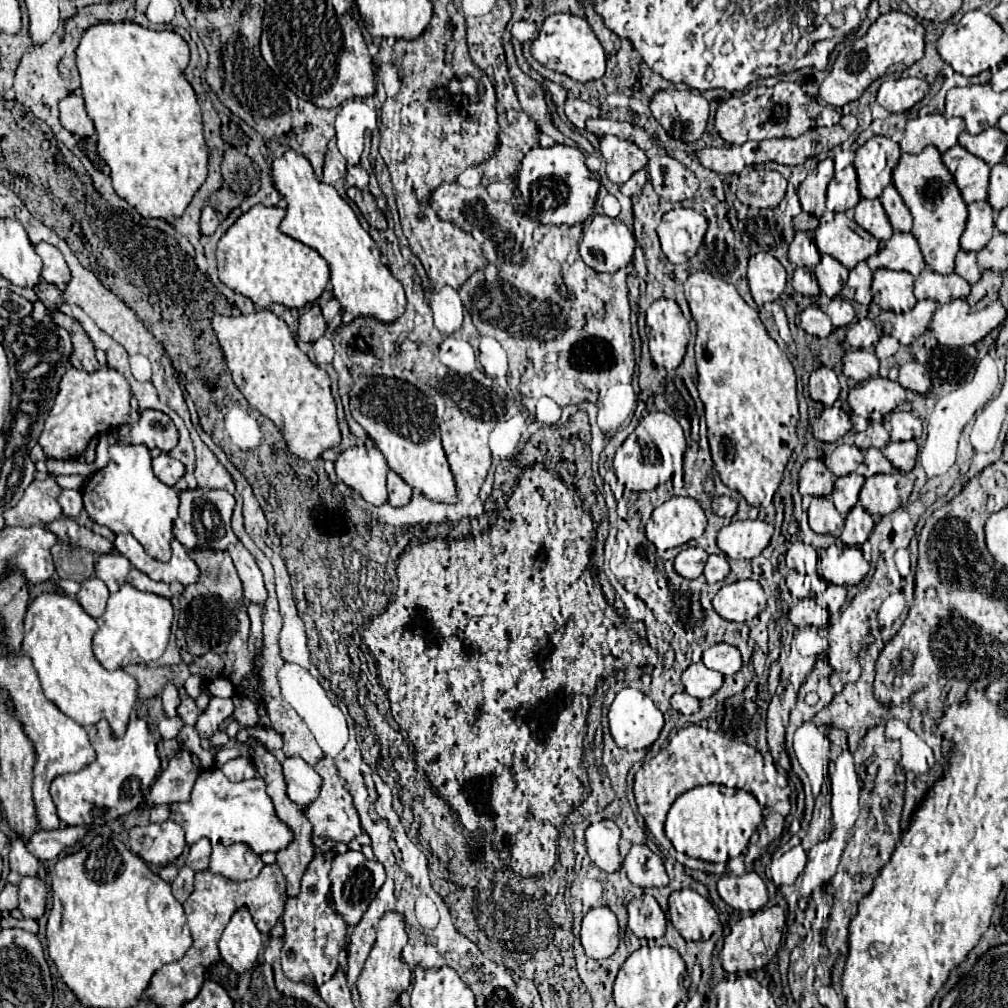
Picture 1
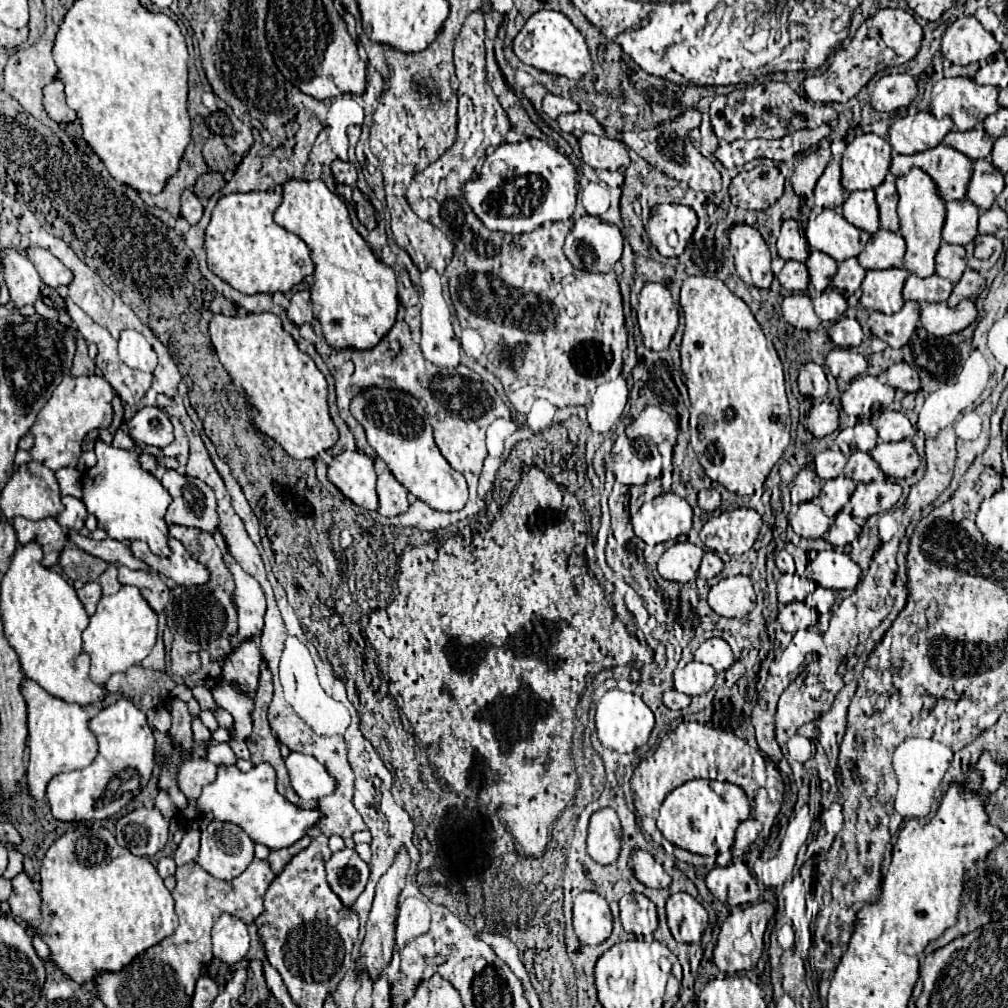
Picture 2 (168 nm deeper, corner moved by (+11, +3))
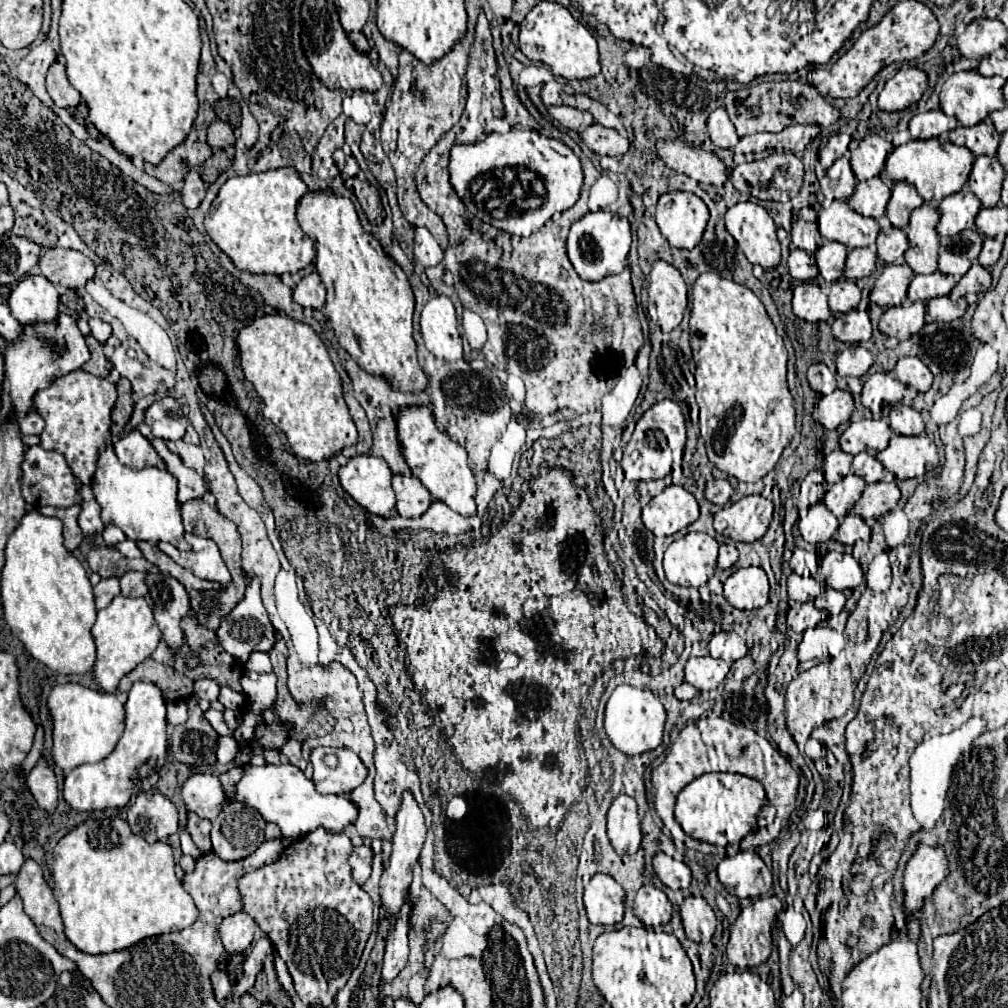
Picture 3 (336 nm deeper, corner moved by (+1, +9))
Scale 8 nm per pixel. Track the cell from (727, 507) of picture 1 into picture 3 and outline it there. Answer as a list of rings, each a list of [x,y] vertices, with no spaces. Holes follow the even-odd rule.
[[[712,480],[706,484],[706,500],[710,500],[712,504],[726,504],[730,500],[730,496],[734,494],[734,488],[730,486],[728,480]]]

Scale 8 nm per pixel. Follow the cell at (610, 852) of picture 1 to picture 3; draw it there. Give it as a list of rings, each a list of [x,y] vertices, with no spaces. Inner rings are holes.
[[[622,794],[608,810],[608,836],[618,854],[636,854],[642,832],[638,818],[638,804],[634,798]]]

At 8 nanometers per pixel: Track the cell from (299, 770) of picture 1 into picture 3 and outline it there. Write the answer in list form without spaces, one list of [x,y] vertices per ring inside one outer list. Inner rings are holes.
[[[316,748],[310,758],[314,766],[314,784],[322,794],[350,794],[368,776],[364,762],[350,750],[338,748],[338,758],[334,748]]]

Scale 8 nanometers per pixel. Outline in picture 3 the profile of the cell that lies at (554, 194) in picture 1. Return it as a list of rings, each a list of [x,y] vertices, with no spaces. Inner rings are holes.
[[[510,128],[506,134],[490,132],[484,140],[474,144],[454,144],[450,150],[448,172],[454,192],[476,218],[518,236],[530,236],[532,232],[538,232],[554,212],[572,208],[584,182],[580,158],[566,144],[540,136],[536,130],[524,128]]]

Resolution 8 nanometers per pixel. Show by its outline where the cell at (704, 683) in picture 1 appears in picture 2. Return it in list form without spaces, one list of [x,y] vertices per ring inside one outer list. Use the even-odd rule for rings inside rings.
[[[690,662],[684,668],[674,670],[674,688],[688,696],[706,694],[714,686],[716,672],[708,664]]]

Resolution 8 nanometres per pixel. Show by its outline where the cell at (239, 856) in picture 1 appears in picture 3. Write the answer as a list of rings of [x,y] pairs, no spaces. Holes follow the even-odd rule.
[[[230,802],[212,822],[212,852],[222,860],[242,860],[264,840],[266,820],[248,804]]]

